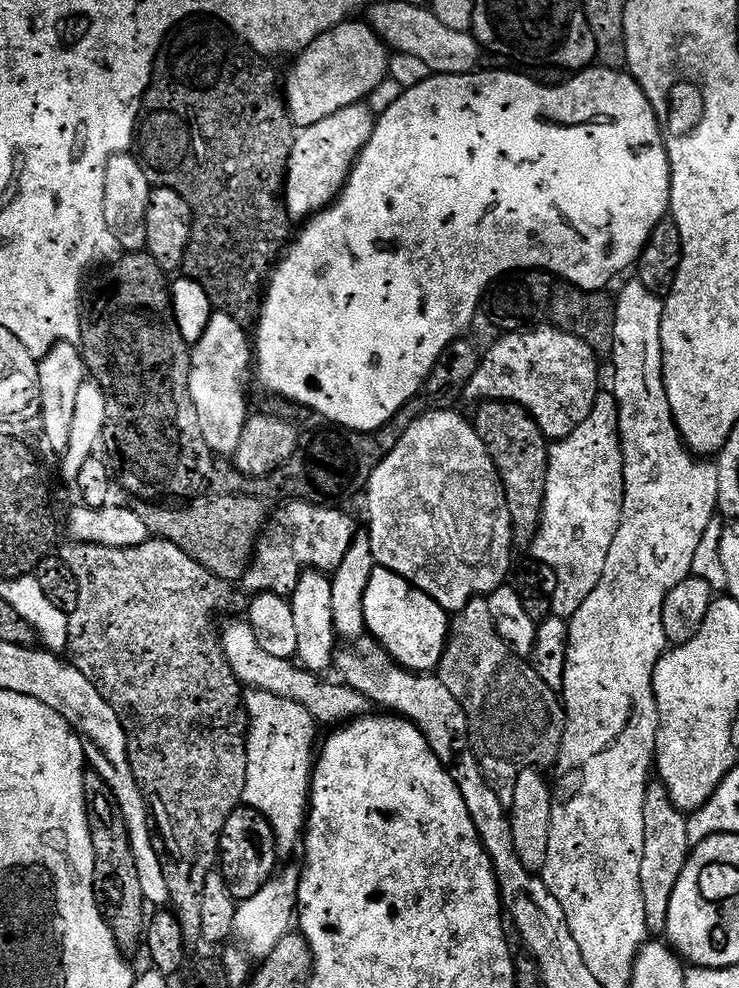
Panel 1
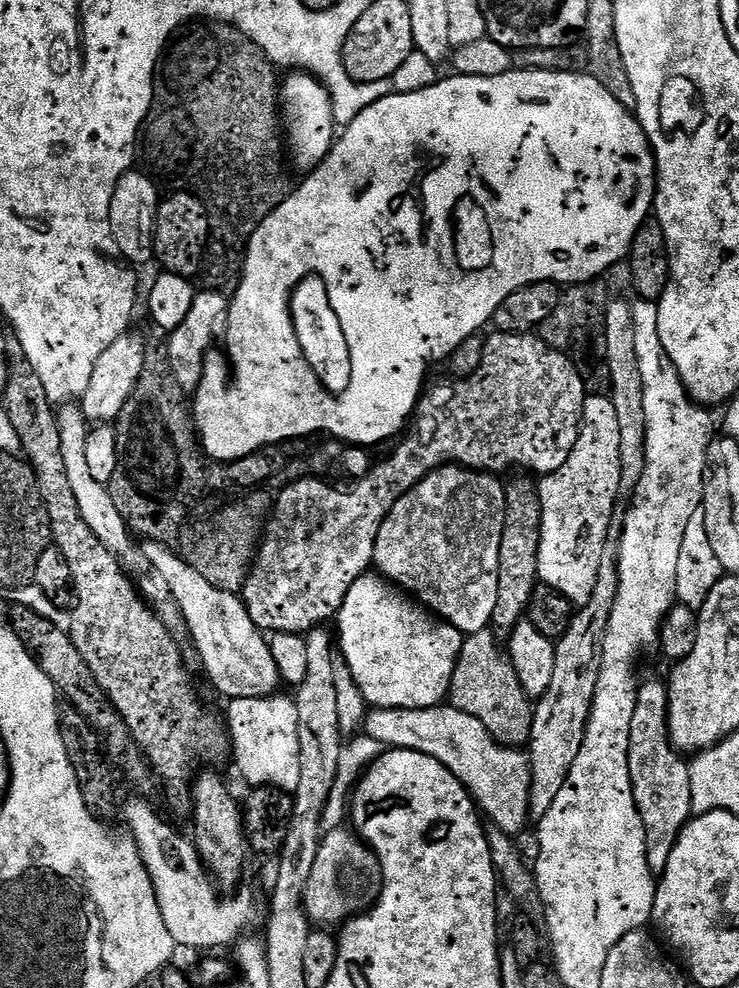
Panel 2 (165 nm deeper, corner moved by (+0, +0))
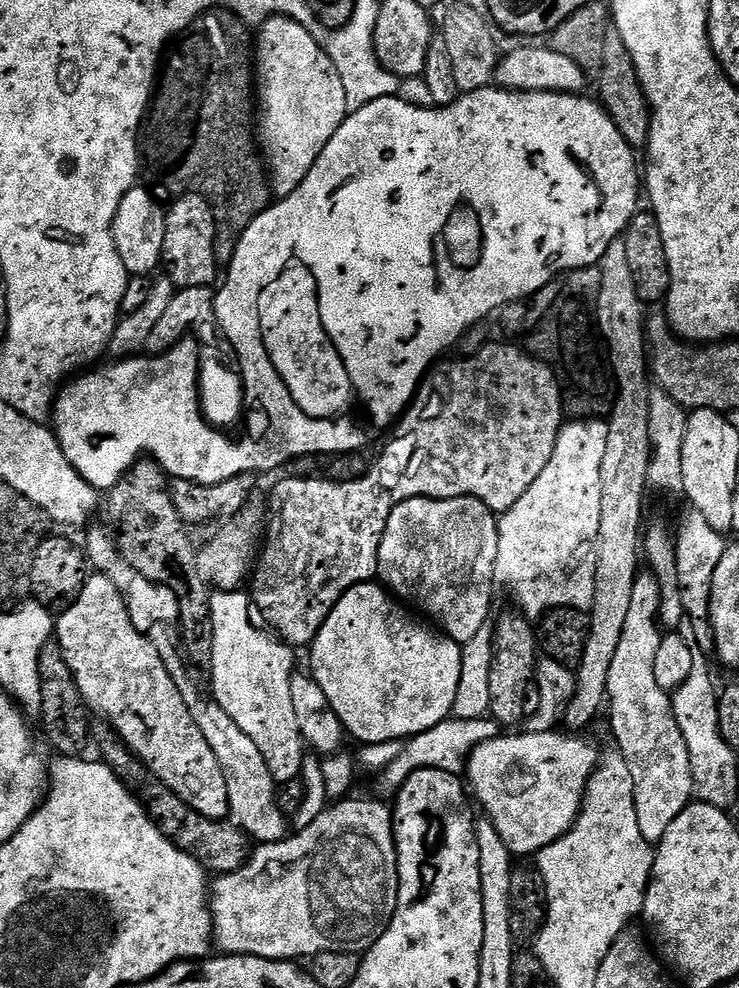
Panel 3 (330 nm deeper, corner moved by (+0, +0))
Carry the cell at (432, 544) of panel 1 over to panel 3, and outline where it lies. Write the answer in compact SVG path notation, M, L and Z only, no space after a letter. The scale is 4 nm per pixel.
M419 496L401 500L392 509L380 543L379 575L397 597L413 600L425 617L431 618L457 644L463 646L485 631L484 623L492 612L492 583L498 580L500 555L500 525L497 513L473 496L436 499Z

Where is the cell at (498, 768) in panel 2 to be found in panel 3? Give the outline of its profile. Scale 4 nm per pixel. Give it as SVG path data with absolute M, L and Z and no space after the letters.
M524 730L521 731L521 736L509 736L509 734L503 734L493 738L493 740L482 742L473 750L468 759L466 769L467 783L470 785L474 796L474 791L476 791L476 796L480 799L481 806L489 812L485 813L490 817L492 823L496 825L500 837L506 842L506 846L512 852L513 857L520 858L520 856L528 856L531 852L532 855L540 853L546 846L550 846L551 844L556 843L557 840L561 840L563 836L576 825L576 820L580 816L580 809L584 807L584 797L588 790L590 778L596 773L597 768L599 768L602 763L602 757L600 757L599 750L596 749L586 737L584 737L584 734L569 734L567 731L564 731L565 733L560 731L561 730L553 730L550 732L529 732Z

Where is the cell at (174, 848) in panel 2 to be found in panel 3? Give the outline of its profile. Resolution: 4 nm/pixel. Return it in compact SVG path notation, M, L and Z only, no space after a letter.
M345 798L331 806L325 807L324 813L310 826L299 829L295 834L273 844L261 844L253 851L248 863L241 866L236 872L217 875L210 888L210 903L212 905L212 926L215 939L225 953L238 956L257 956L271 960L295 961L296 956L311 958L323 952L355 952L363 954L386 934L390 922L396 913L398 898L400 897L400 875L398 874L398 854L396 853L396 830L394 827L394 812L383 799L352 800Z

